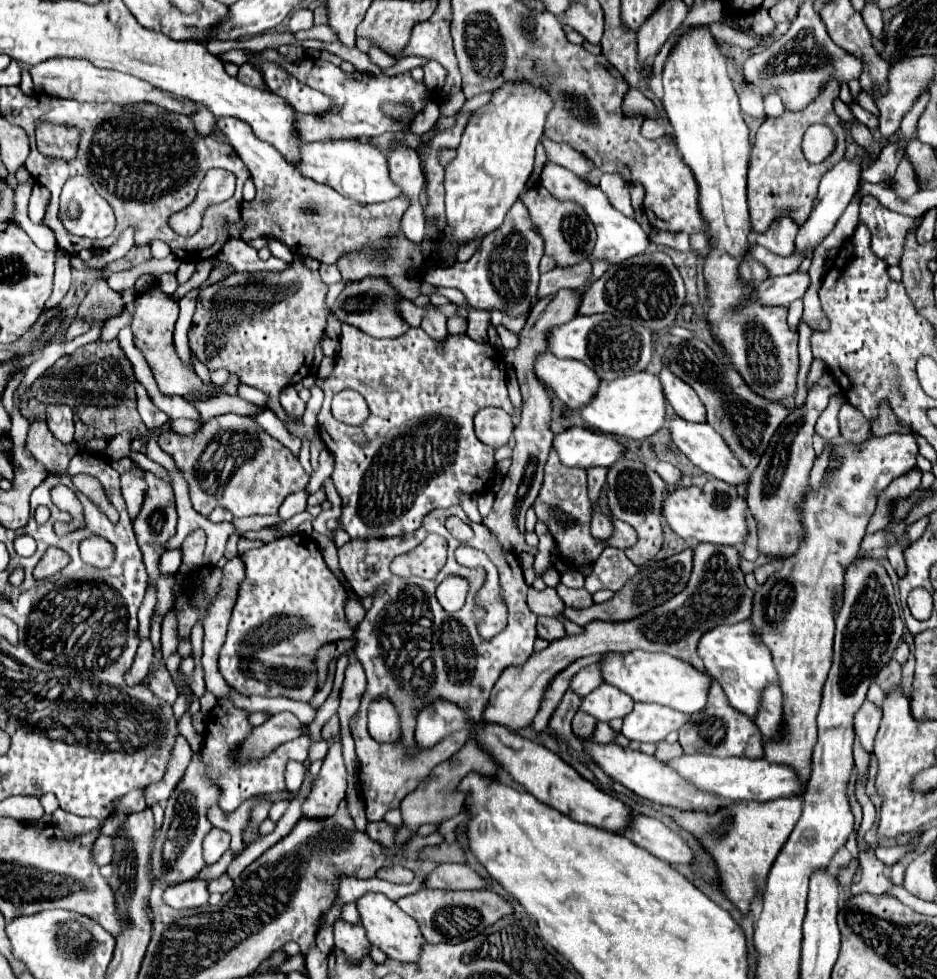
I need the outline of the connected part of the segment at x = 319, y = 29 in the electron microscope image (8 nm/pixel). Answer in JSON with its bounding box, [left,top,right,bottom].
[294,22,336,42]

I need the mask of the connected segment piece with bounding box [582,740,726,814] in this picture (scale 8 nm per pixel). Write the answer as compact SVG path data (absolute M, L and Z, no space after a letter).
M582 740L586 746L586 752L592 756L592 760L614 780L618 780L622 786L626 786L630 792L636 796L662 804L662 806L672 806L678 810L698 810L698 812L708 812L714 814L714 810L720 810L726 806L722 798L716 798L716 794L704 794L704 790L696 790L692 782L684 782L668 764L656 760L654 756L634 752L630 748L620 748L616 744L592 744L588 740Z

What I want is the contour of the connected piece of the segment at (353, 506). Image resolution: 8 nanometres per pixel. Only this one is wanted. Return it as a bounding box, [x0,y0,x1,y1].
[316,324,514,538]

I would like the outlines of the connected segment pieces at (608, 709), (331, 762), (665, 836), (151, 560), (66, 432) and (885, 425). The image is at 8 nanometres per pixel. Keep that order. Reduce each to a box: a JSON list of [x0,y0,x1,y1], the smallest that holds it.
[[580,684,634,722],[302,740,346,818],[628,816,694,864],[134,472,176,616],[46,404,74,444],[870,404,910,436]]

